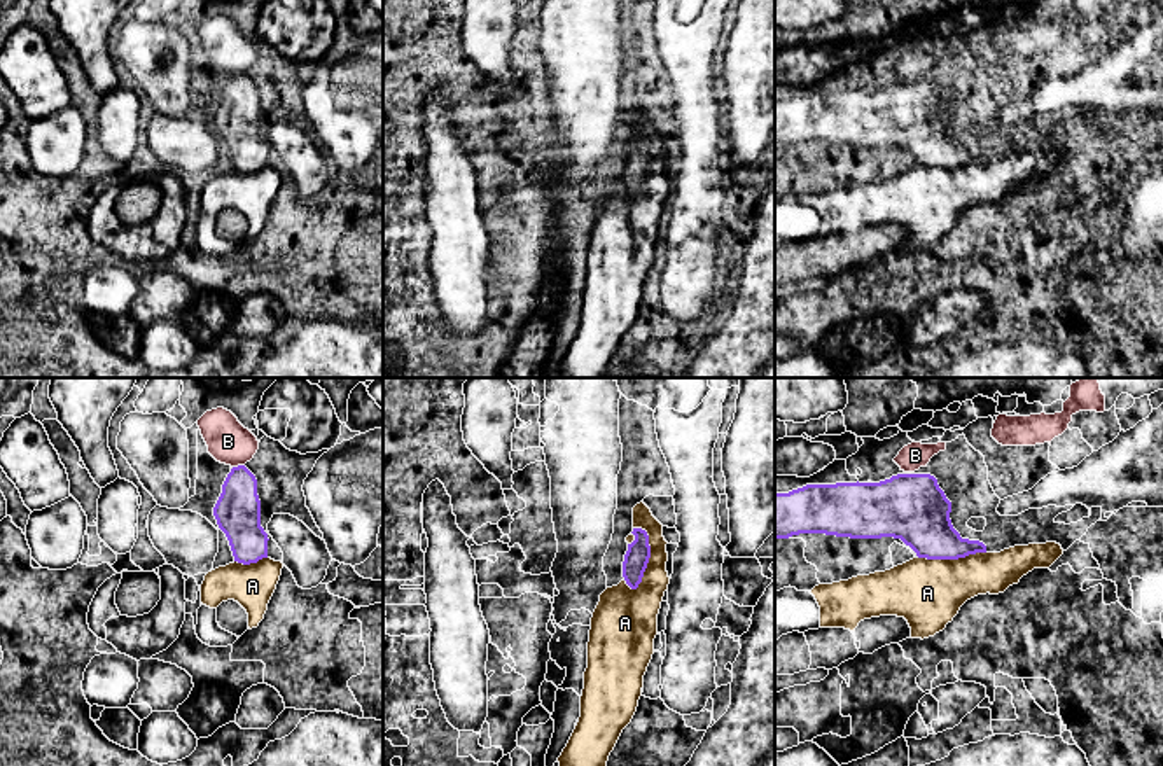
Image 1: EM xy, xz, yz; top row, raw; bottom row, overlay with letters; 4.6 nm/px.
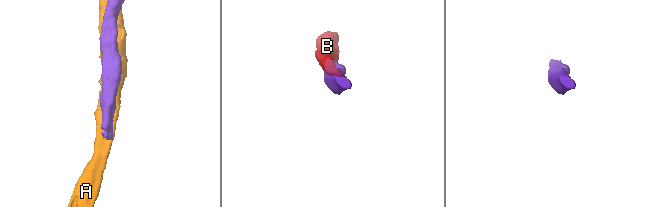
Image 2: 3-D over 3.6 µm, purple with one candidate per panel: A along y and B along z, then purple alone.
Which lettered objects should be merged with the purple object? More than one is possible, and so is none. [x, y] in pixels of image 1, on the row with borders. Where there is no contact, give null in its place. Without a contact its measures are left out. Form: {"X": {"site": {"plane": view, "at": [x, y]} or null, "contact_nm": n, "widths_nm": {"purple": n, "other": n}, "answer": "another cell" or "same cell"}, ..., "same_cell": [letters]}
{"A": {"site": {"plane": "xz", "at": [649, 557]}, "contact_nm": 300, "widths_nm": {"purple": 110, "other": 190}, "answer": "another cell"}, "B": {"site": {"plane": "xy", "at": [238, 466]}, "contact_nm": 60, "widths_nm": {"purple": 200, "other": 200}, "answer": "another cell"}, "same_cell": []}

